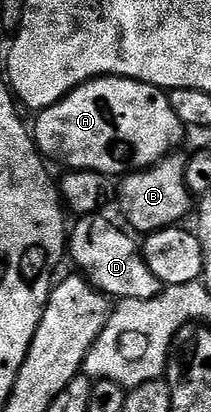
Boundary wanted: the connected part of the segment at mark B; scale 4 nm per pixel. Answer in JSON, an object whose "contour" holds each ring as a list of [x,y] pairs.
{"contour":[[[175,152],[161,158],[155,166],[149,166],[147,170],[136,170],[125,175],[117,183],[116,206],[122,209],[127,222],[125,225],[131,231],[139,230],[139,235],[145,236],[185,223],[184,220],[189,214],[191,217],[192,195],[186,183],[186,160],[185,153]]]}

